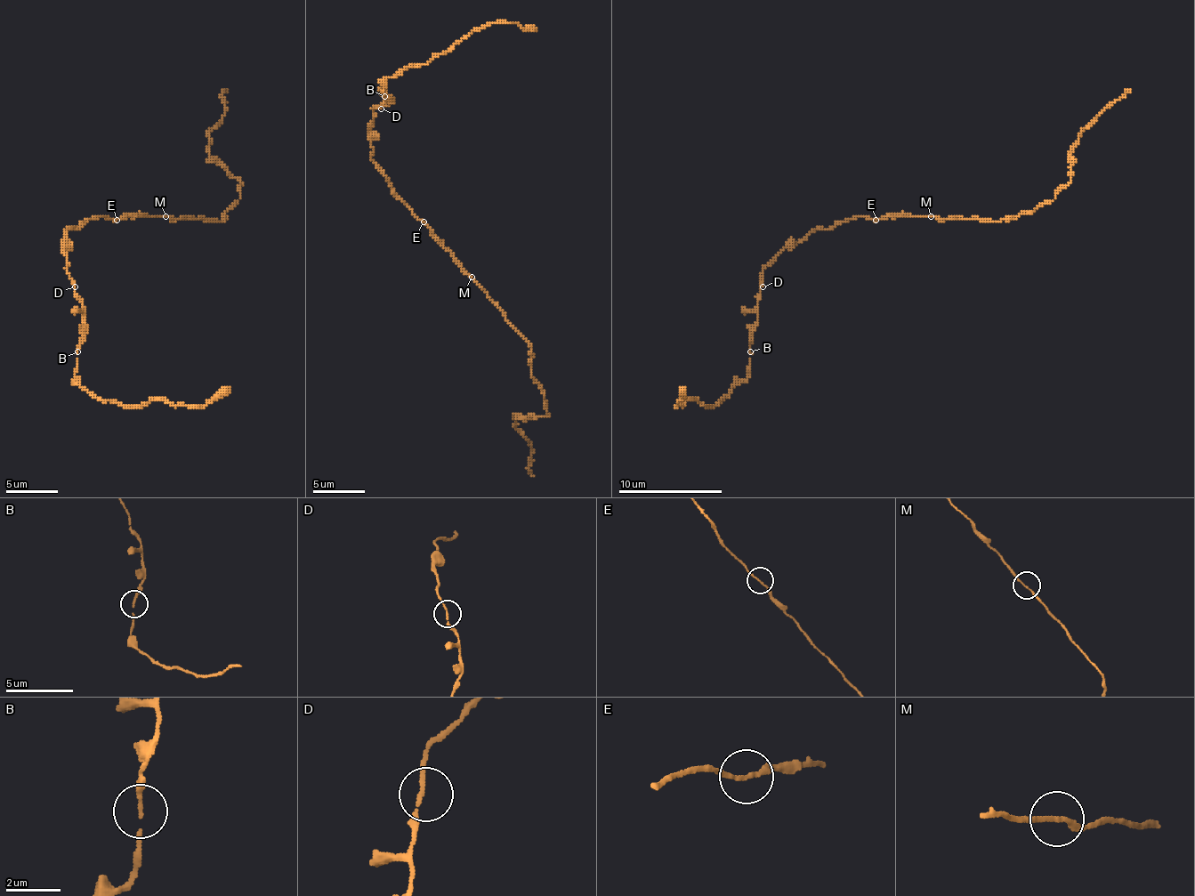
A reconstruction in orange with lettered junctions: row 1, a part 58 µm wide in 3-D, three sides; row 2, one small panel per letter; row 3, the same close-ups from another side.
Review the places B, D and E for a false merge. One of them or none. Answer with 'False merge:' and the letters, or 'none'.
False merge: none

